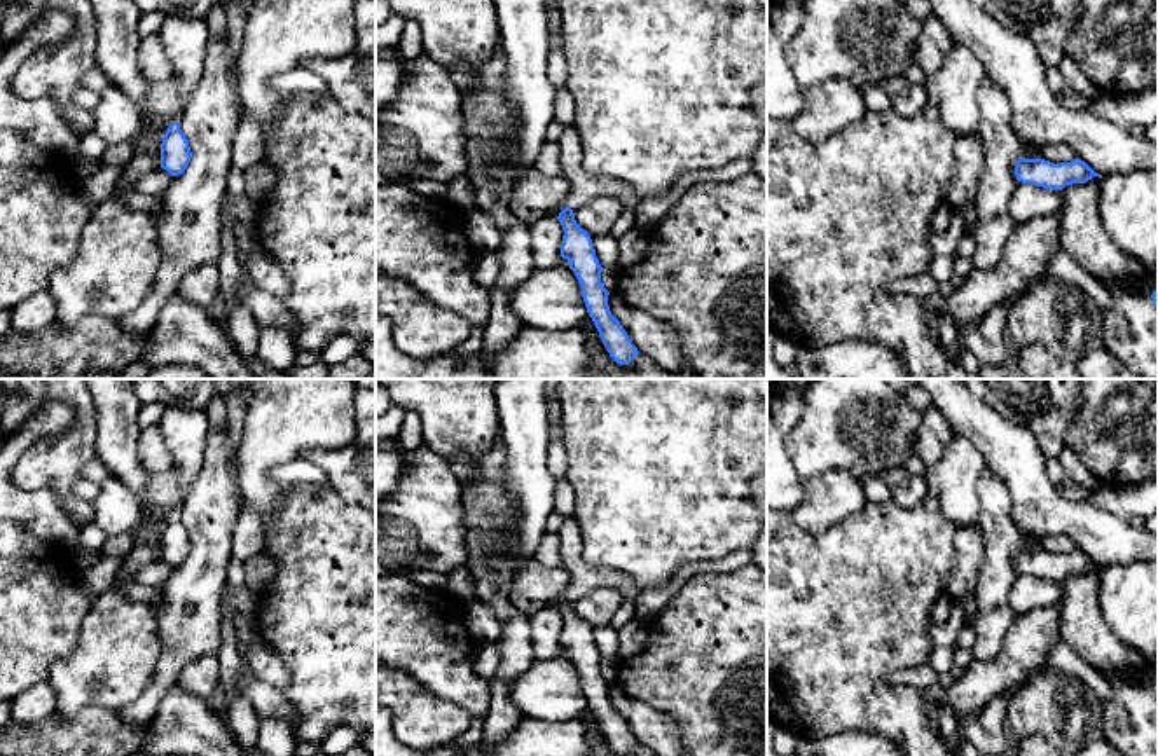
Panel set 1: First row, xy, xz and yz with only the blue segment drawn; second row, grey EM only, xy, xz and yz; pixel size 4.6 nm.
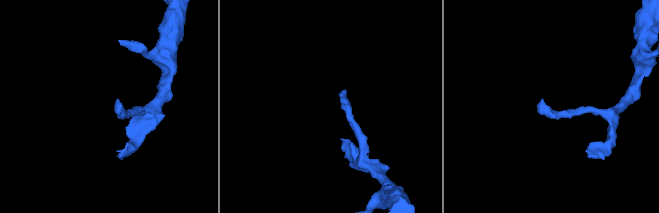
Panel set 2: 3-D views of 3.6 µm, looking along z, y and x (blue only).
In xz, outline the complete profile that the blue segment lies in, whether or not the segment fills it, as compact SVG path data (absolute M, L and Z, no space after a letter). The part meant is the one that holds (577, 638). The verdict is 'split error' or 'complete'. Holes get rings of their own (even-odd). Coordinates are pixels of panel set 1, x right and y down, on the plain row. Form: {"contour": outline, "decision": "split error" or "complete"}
{"contour": "M564 517L557 534L561 541L562 567L571 574L566 599L557 608L564 622L561 648L569 653L569 660L580 674L587 704L592 709L606 742L617 754L629 756L639 742L610 702L610 683L601 674L603 658L596 648L590 627L576 615L573 602L597 588L615 588L624 599L636 604L639 587L622 571L592 567L583 560L582 534L573 517Z", "decision": "split error"}

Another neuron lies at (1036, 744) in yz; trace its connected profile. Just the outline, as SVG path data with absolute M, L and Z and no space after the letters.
M1041 733L1013 742L1015 756L1072 756L1053 747Z

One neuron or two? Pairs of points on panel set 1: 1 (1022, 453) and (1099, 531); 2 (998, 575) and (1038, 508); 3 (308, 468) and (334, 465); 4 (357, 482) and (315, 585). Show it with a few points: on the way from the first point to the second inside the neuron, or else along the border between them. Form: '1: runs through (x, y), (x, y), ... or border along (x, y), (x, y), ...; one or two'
1: runs through (1026, 477), (1066, 517), (1075, 519); one
2: border along (1006, 494), (1010, 519), (1022, 533); two
3: border along (301, 456), (315, 463), (323, 472), (327, 482); two
4: border along (327, 482), (344, 501), (357, 505); two

